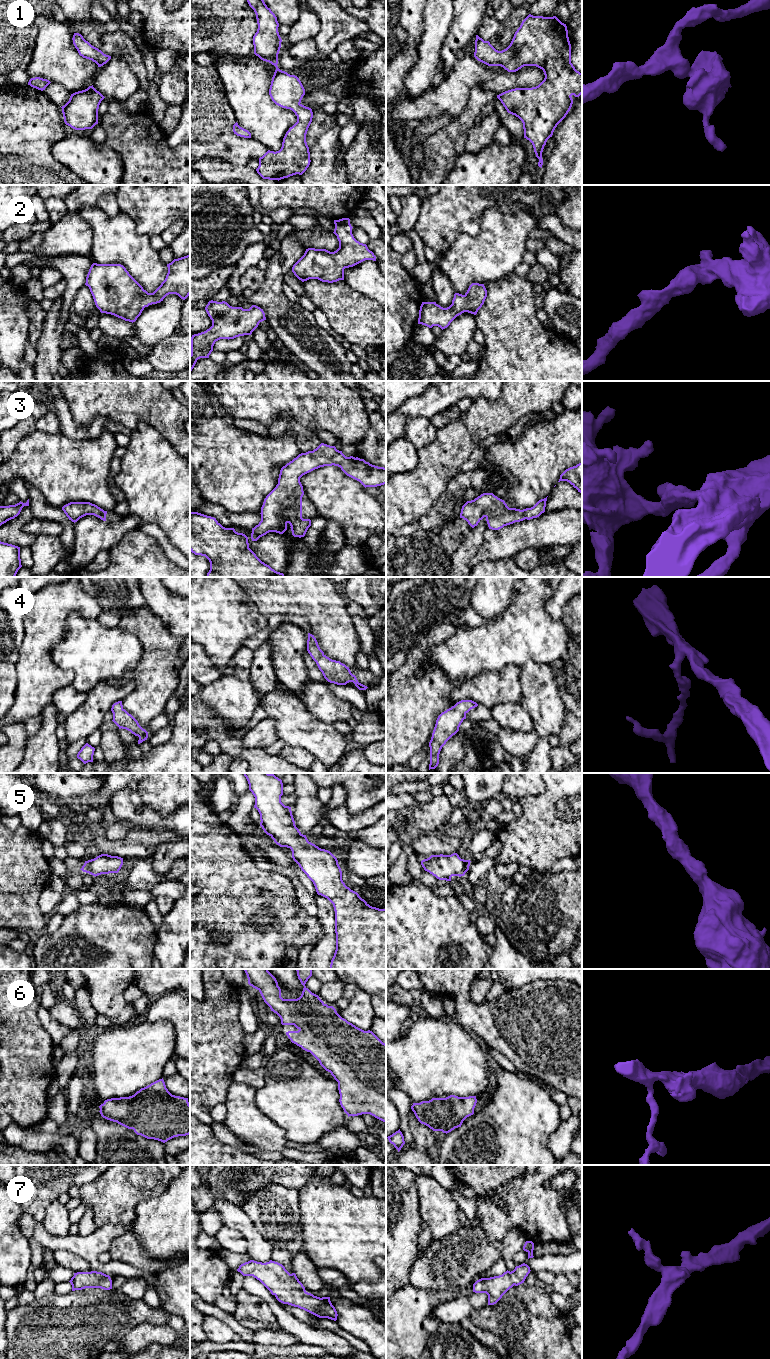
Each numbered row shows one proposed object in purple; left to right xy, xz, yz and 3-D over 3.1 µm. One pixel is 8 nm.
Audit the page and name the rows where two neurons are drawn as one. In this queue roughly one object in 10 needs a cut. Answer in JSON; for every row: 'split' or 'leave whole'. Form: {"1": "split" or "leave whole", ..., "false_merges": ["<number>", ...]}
{"1": "leave whole", "2": "leave whole", "3": "leave whole", "4": "leave whole", "5": "leave whole", "6": "leave whole", "7": "leave whole", "false_merges": []}

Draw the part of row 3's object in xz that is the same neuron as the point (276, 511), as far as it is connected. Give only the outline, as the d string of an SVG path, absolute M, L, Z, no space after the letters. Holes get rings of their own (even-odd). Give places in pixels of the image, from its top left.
M321 443L313 451L299 454L281 468L278 484L264 499L261 521L252 528L252 541L269 532L283 534L288 523L294 537L304 537L311 520L302 518L304 491L300 478L315 469L332 465L340 467L347 476L359 481L365 488L386 484L386 468L358 457L346 457L335 446Z

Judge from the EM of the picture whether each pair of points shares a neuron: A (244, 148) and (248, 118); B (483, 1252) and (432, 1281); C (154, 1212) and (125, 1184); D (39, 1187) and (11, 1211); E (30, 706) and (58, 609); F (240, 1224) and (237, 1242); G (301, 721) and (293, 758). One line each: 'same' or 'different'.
A: different
B: same
C: different
D: different
E: same
F: different
G: different

